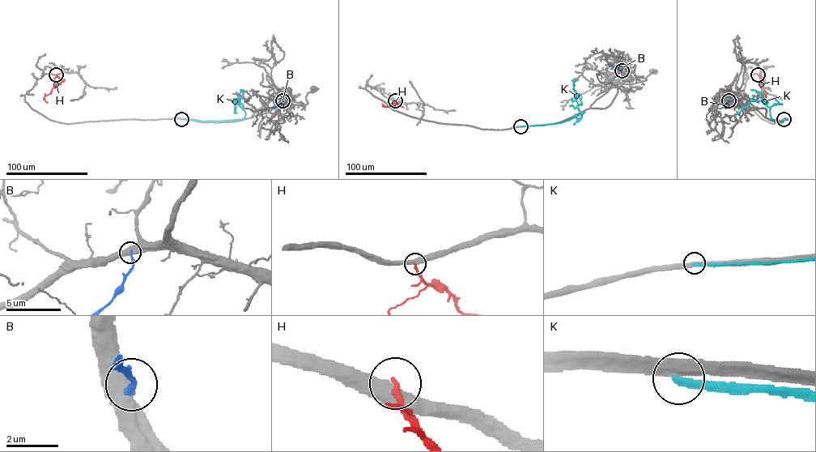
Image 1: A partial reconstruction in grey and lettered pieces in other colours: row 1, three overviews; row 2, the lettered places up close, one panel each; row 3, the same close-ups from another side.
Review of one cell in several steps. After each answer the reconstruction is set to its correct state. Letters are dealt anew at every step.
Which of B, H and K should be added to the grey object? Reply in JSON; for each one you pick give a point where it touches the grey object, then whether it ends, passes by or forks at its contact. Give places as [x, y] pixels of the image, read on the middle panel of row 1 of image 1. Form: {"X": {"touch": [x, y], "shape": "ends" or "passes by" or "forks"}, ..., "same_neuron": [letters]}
{"same_neuron": []}

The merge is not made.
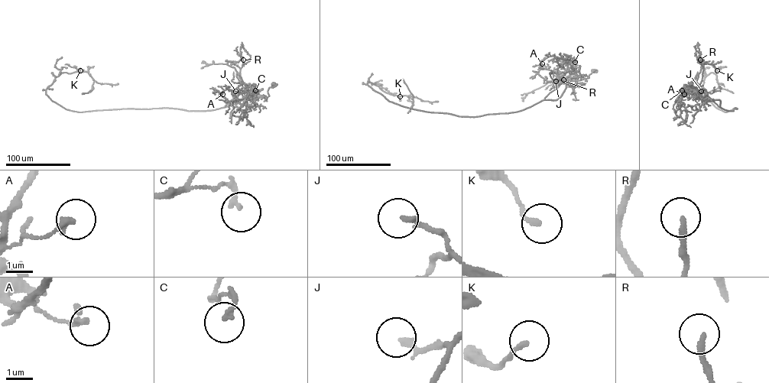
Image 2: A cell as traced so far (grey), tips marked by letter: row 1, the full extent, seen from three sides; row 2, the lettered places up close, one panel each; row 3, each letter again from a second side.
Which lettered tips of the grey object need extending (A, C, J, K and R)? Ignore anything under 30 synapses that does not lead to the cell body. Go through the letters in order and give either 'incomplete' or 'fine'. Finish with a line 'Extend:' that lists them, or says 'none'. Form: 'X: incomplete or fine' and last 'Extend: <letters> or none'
A: fine
C: fine
J: fine
K: fine
R: incomplete
Extend: R

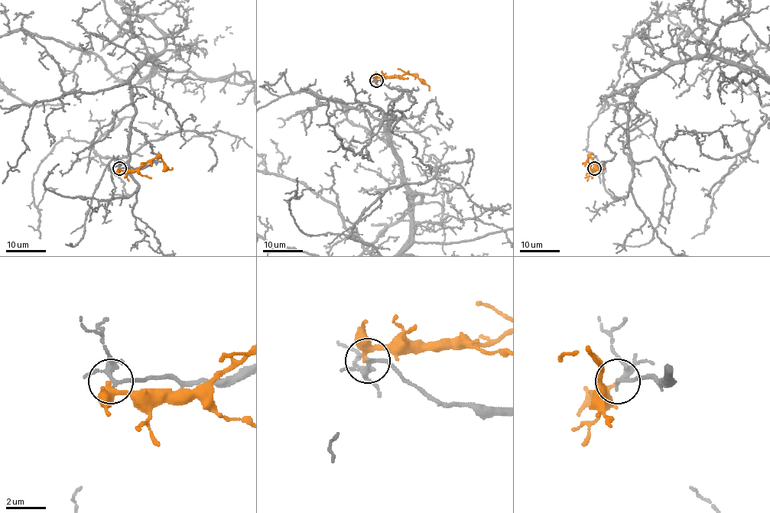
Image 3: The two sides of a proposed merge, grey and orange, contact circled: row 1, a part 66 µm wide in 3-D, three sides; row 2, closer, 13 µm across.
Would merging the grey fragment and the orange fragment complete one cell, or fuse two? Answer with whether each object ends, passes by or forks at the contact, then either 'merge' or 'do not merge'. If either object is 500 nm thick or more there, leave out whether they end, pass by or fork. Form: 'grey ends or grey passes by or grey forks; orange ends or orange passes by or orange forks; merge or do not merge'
grey forks; orange passes by; do not merge

